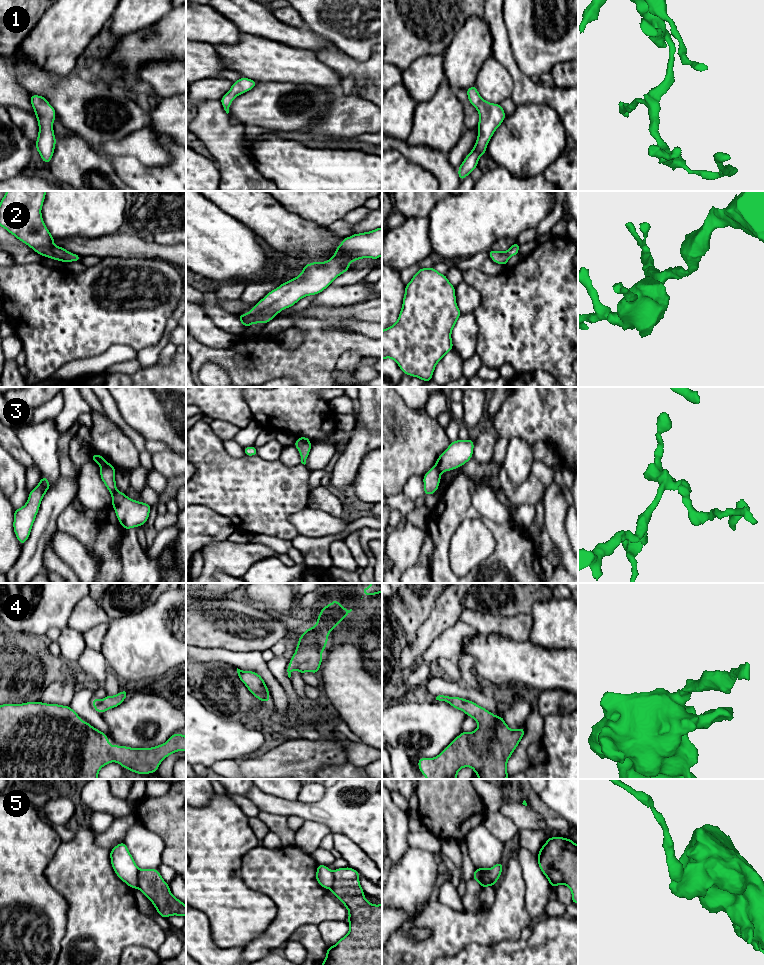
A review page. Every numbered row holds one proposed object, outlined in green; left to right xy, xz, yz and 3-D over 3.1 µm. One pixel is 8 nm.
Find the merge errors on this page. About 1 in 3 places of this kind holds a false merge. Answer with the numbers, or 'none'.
3, 5

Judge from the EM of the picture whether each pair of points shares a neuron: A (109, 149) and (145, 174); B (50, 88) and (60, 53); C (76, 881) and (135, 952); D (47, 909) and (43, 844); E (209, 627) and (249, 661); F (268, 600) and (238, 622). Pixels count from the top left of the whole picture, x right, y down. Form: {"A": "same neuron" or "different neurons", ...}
{"A": "different neurons", "B": "different neurons", "C": "different neurons", "D": "same neuron", "E": "different neurons", "F": "different neurons"}

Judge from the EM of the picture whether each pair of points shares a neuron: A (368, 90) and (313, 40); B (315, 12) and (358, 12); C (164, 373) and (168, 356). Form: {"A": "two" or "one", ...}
{"A": "two", "B": "one", "C": "two"}

